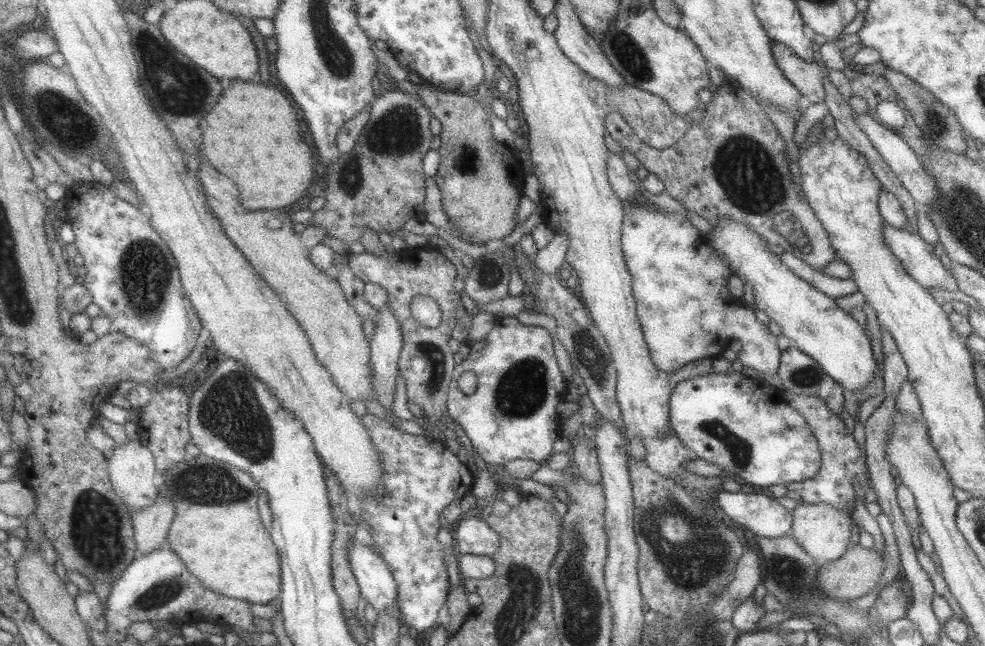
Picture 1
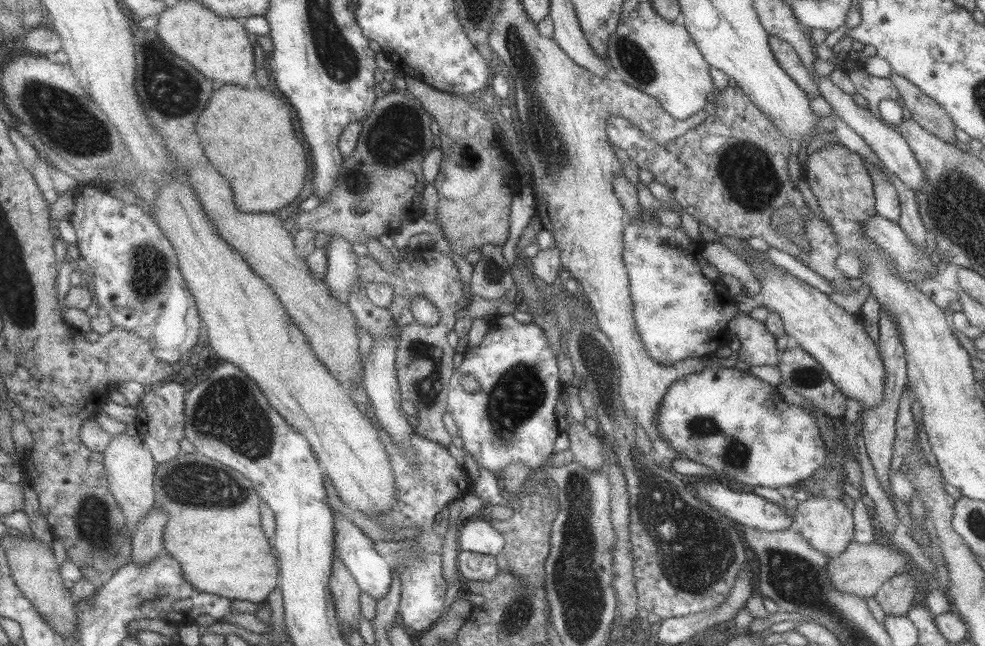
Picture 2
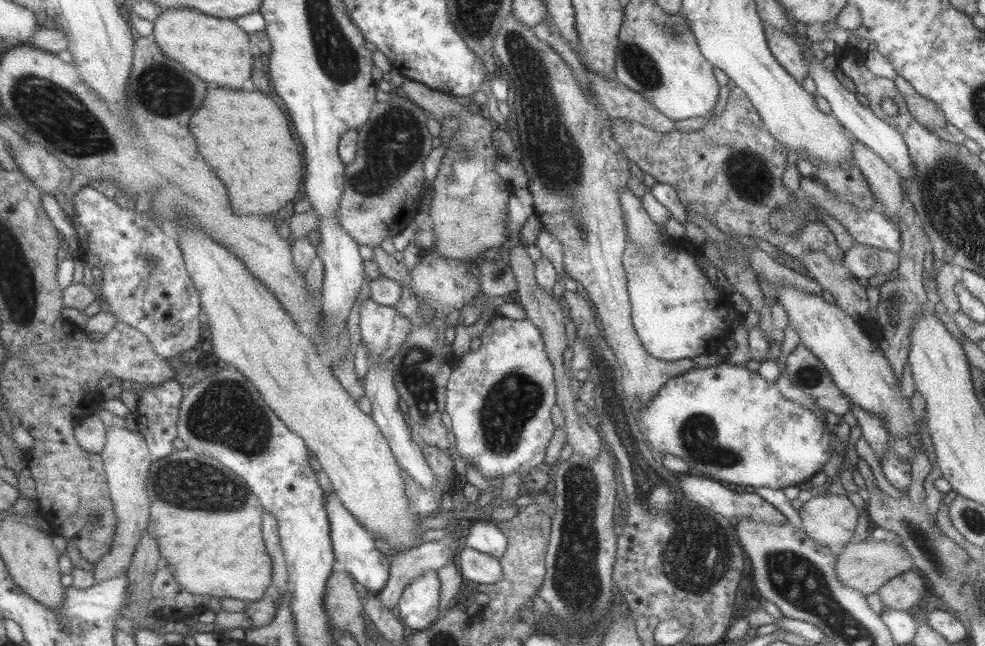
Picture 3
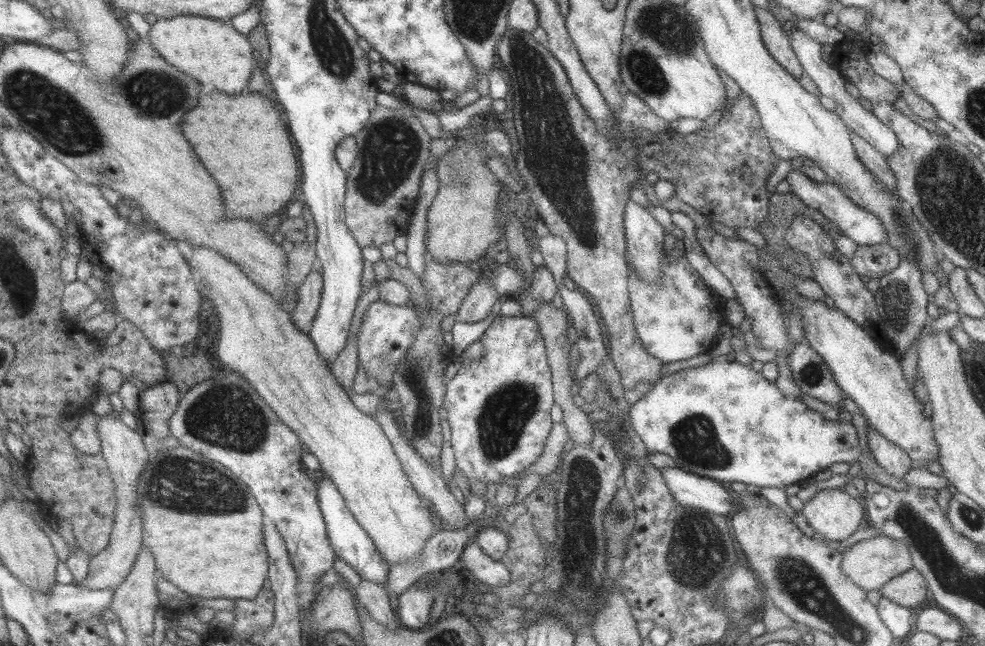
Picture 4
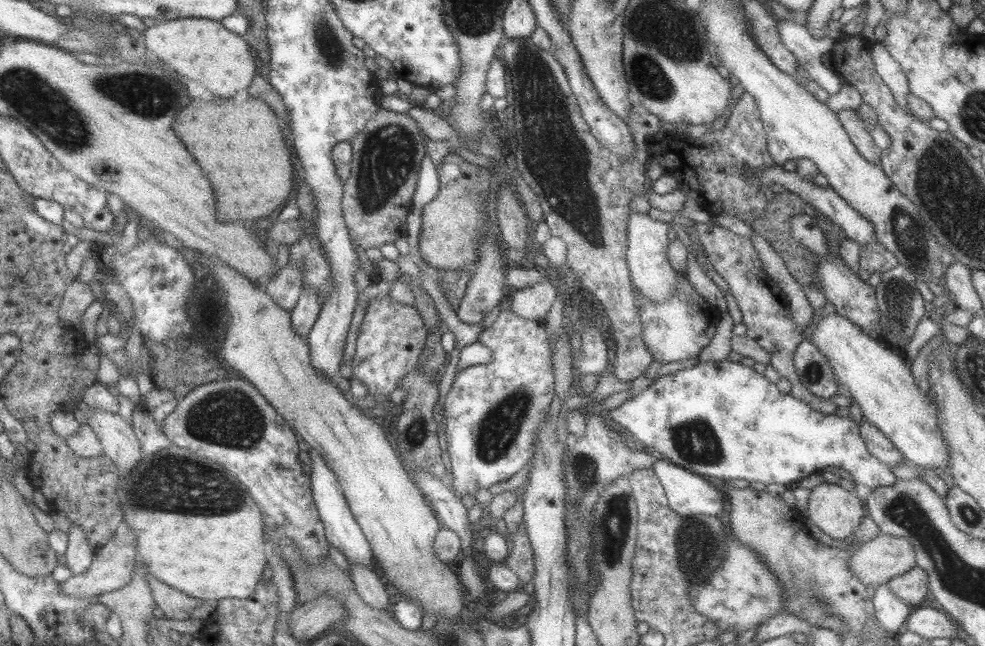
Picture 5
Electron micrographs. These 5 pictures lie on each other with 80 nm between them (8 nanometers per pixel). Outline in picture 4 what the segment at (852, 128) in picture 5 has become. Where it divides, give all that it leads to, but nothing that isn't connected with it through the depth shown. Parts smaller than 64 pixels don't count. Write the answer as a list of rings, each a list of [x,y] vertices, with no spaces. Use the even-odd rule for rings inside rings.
[[[849,130],[849,136],[854,153],[866,169],[869,169],[876,179],[889,191],[896,193],[894,176],[886,164],[884,156],[875,150],[861,135]]]

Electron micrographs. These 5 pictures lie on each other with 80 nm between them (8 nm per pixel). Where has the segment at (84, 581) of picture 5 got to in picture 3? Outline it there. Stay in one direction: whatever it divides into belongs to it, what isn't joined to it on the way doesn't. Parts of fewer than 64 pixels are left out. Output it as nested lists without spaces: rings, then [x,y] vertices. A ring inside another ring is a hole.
[[[121,426],[106,428],[105,445],[100,455],[117,520],[109,554],[103,554],[92,564],[94,583],[115,578],[128,569],[132,559],[131,555],[148,526],[150,514],[149,500],[145,494],[145,482],[147,482],[149,468],[153,462],[143,436],[137,431],[129,431]]]

